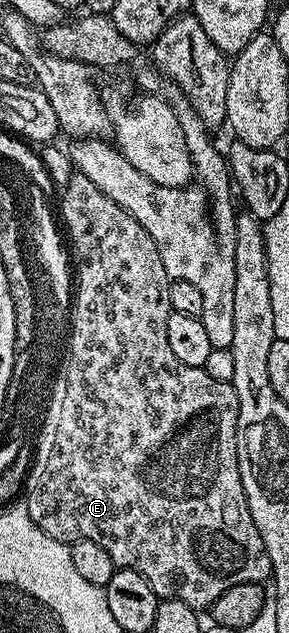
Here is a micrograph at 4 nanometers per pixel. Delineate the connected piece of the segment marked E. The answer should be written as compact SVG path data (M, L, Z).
M80 172L74 173L72 182L64 187L61 198L61 218L59 214L59 222L69 233L67 242L73 245L73 262L77 265L77 282L75 278L75 290L77 286L77 295L73 294L71 305L77 309L77 331L73 334L73 362L69 362L69 378L65 378L65 382L61 382L61 390L57 390L57 402L53 402L53 411L49 414L49 430L45 430L45 440L40 443L39 452L32 455L31 465L29 468L29 477L25 480L25 488L23 491L23 505L27 508L27 512L31 516L31 520L43 532L47 532L47 536L51 536L55 540L72 544L81 538L83 540L91 540L94 544L100 544L103 549L111 555L111 560L119 568L134 570L139 572L139 576L143 576L143 580L147 580L147 584L151 584L151 588L157 593L158 599L174 598L183 604L192 606L194 610L201 612L203 608L212 607L215 600L219 600L219 596L223 596L223 592L227 592L227 588L235 588L235 584L243 584L244 582L264 583L272 575L273 565L267 556L267 548L263 544L263 536L259 536L259 528L255 528L255 520L251 520L251 512L247 504L247 496L243 492L243 480L239 472L239 464L237 463L237 413L239 412L239 400L232 382L220 382L219 380L211 380L211 376L207 376L204 368L199 366L188 366L187 364L179 364L179 360L175 360L175 352L171 352L171 344L167 344L167 320L171 313L171 300L169 299L169 284L171 281L171 270L163 264L163 260L157 251L155 240L151 240L151 236L143 229L140 224L131 217L123 208L119 208L119 204L115 200L108 198L103 192L99 192L99 188L95 188L95 184L91 184L91 180L87 180L87 176Z

